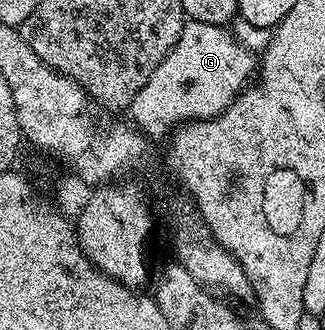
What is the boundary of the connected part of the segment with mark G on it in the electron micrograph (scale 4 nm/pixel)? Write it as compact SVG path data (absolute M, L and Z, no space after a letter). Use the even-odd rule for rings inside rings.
M186 20L175 48L151 73L135 95L128 114L134 126L148 138L166 138L175 126L194 119L221 115L244 91L256 72L256 56L220 24Z

